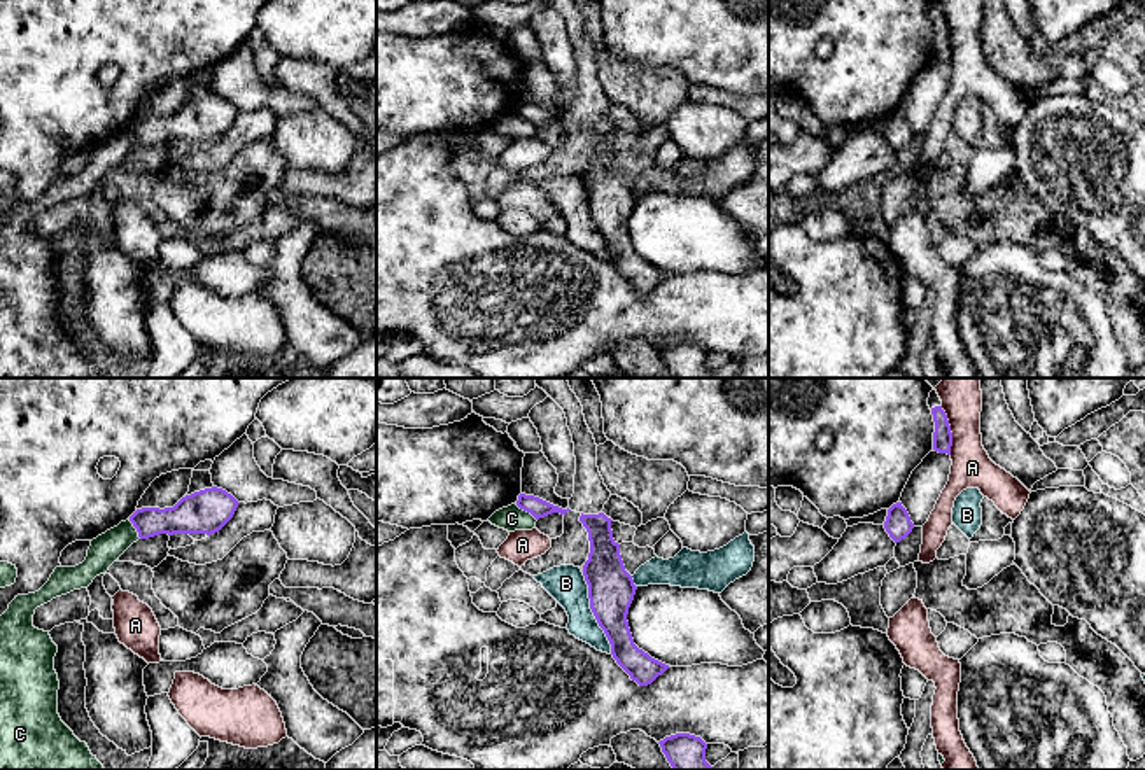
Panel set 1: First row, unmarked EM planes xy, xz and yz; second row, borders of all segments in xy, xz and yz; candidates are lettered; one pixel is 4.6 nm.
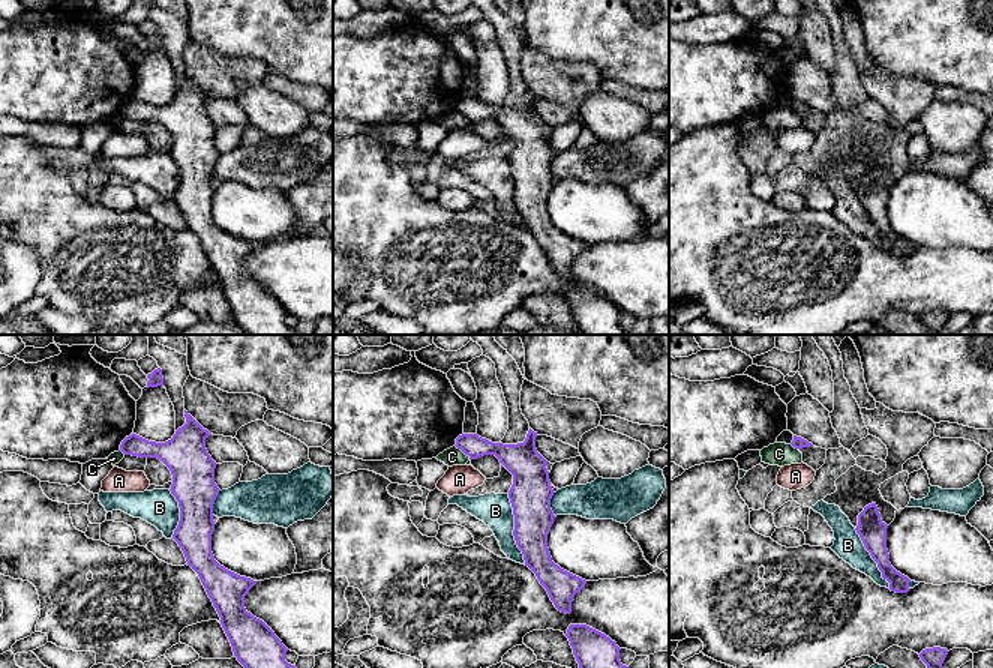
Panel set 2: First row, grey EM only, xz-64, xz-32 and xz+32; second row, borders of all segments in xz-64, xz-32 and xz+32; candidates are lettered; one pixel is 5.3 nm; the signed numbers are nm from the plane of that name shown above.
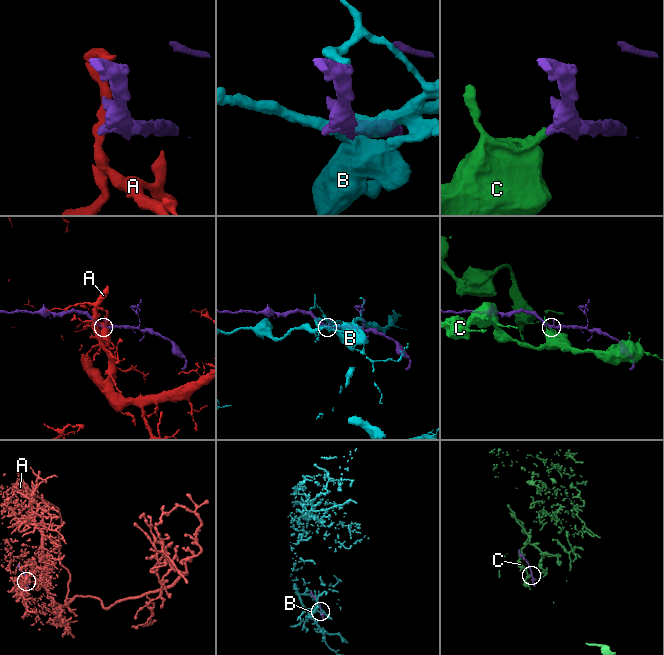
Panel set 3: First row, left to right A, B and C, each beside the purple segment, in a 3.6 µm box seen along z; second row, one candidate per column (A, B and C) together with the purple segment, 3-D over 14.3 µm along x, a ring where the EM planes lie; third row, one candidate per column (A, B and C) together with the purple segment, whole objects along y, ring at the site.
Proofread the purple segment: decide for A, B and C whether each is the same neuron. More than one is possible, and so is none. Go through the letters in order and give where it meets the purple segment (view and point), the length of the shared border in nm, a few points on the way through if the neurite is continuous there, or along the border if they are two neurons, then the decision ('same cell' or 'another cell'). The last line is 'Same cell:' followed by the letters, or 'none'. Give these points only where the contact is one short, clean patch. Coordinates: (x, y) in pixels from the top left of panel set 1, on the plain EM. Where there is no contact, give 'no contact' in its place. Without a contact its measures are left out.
A: contact yz (949, 39); length 220 nm; border yz (941, 14), (951, 41), (951, 62); another cell
B: contact xz (592, 219); length 400 nm; another cell
C: contact xz (526, 118); length 130 nm; border xz (515, 112), (536, 128); another cell
Same cell: none

